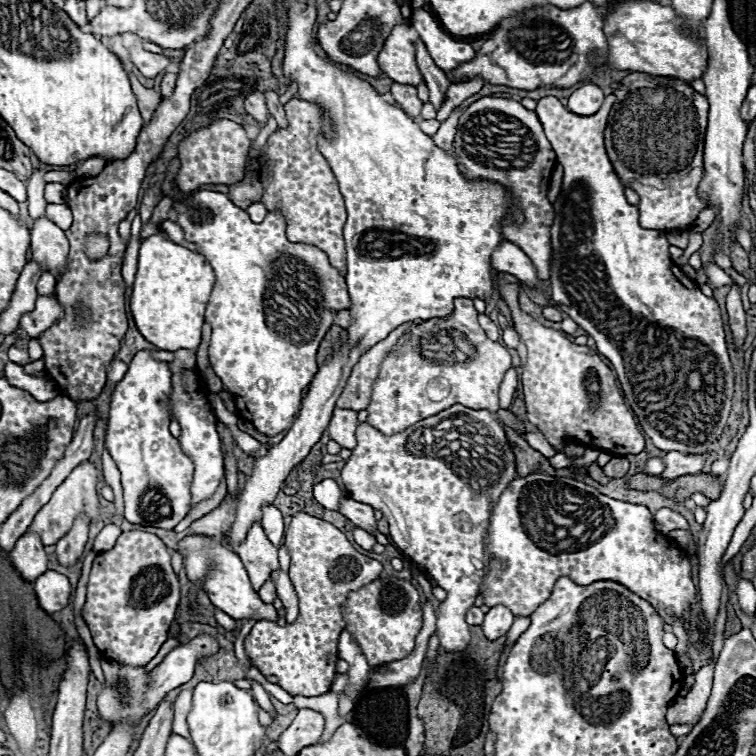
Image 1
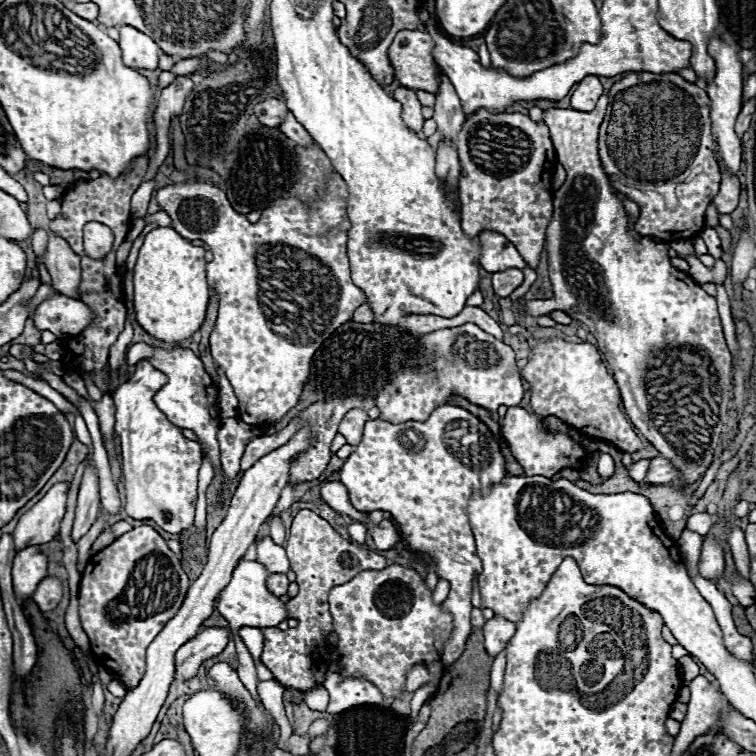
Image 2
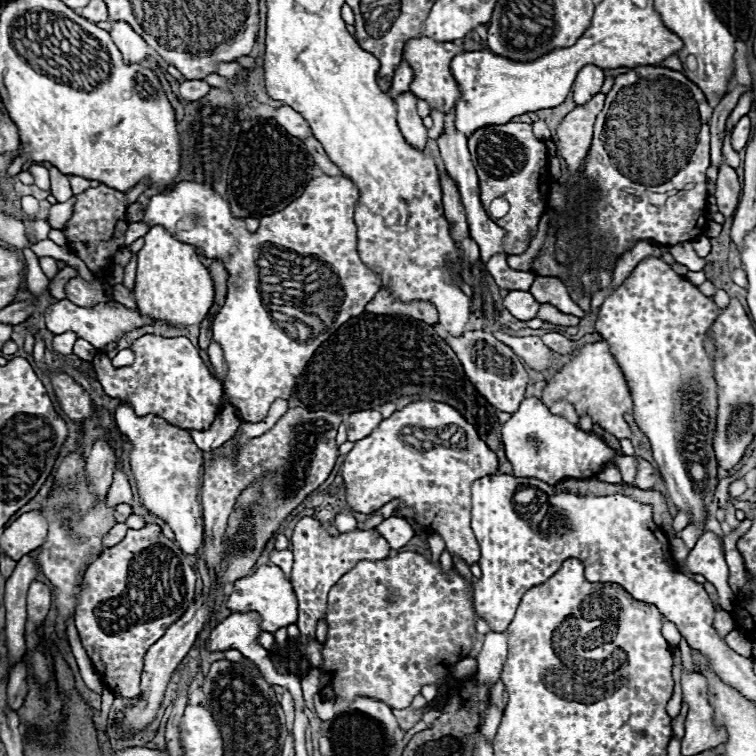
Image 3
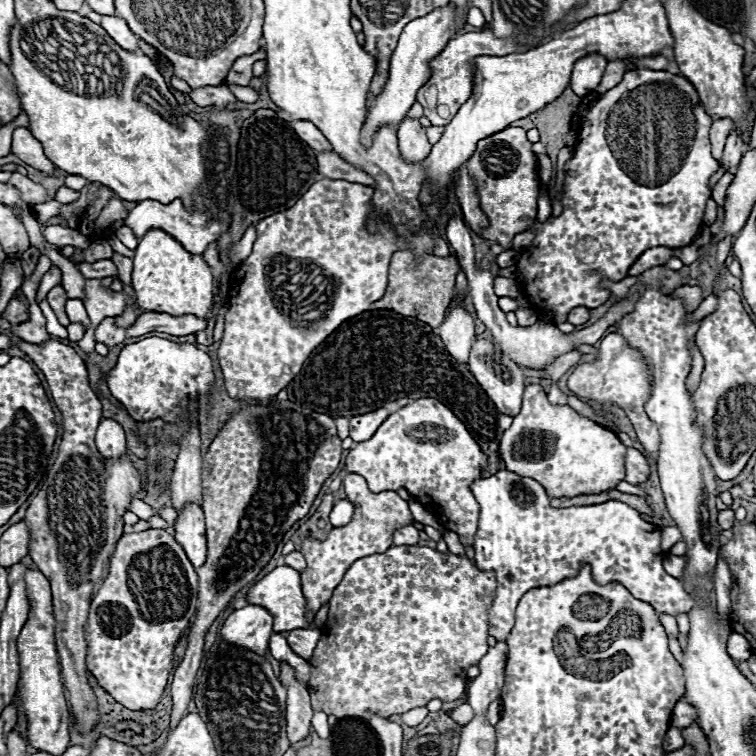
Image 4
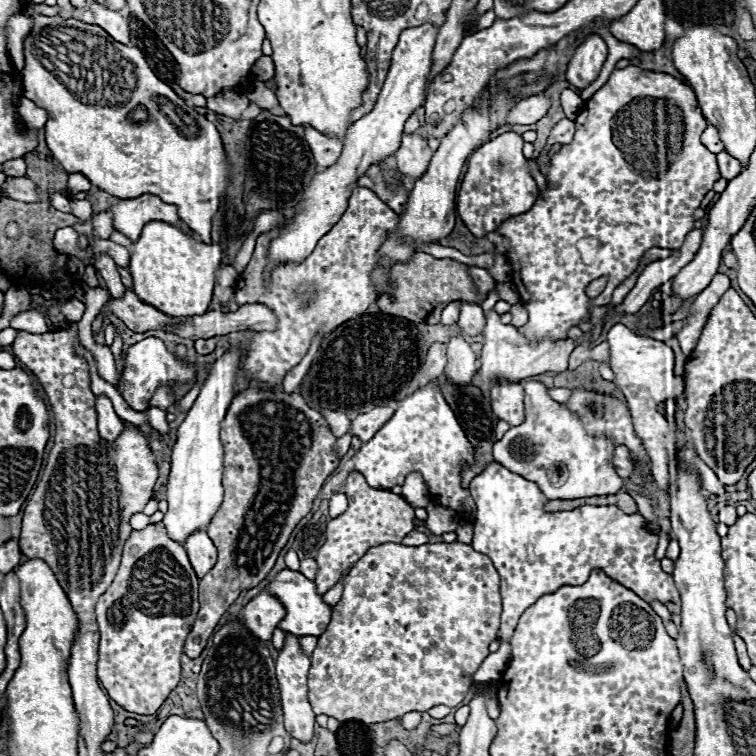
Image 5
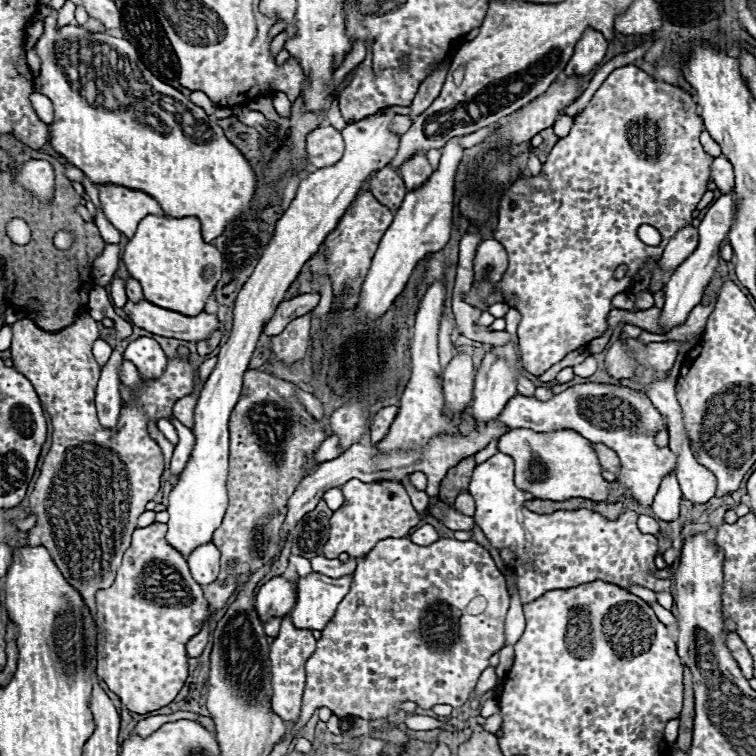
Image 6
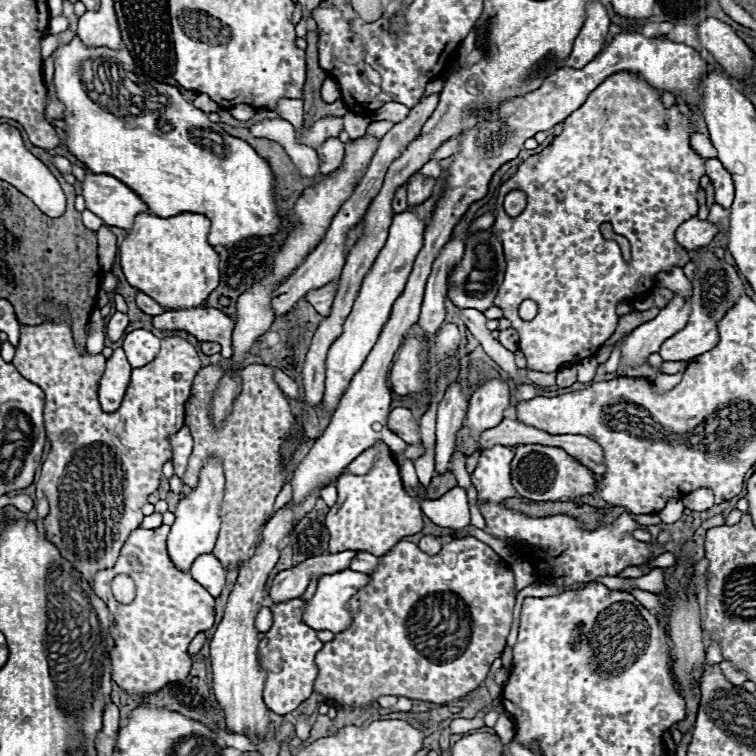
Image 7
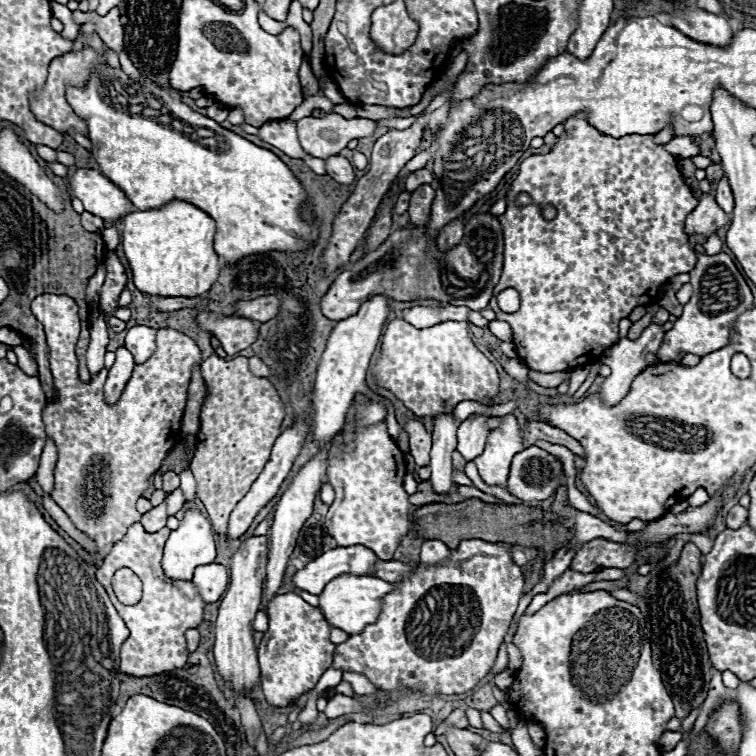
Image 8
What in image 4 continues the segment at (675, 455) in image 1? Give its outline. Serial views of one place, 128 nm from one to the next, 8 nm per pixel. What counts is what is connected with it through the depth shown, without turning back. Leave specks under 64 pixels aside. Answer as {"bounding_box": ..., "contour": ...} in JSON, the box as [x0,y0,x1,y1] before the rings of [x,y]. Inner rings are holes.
{"bounding_box":[624,448,650,484],"contour":[[[628,448],[626,450],[624,462],[626,462],[626,482],[640,484],[640,482],[648,480],[648,474],[650,474],[648,462],[636,448]]]}

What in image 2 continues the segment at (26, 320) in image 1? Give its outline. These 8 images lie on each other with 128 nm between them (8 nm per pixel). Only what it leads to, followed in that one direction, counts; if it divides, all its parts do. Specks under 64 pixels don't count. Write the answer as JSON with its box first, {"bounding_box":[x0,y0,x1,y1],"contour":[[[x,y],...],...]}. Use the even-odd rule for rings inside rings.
{"bounding_box":[32,294,96,338],"contour":[[[56,294],[36,308],[32,320],[38,330],[48,330],[58,338],[68,338],[84,332],[84,328],[96,320],[96,314],[80,300]]]}

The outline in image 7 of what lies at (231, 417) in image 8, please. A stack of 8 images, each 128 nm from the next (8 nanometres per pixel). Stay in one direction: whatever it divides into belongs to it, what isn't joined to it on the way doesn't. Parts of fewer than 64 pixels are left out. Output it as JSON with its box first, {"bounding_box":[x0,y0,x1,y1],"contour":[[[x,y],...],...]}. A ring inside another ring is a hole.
{"bounding_box":[184,364,296,568],"contour":[[[217,364],[204,366],[192,384],[190,400],[186,402],[186,426],[190,426],[194,436],[194,450],[188,460],[188,470],[184,484],[198,484],[200,468],[212,456],[218,456],[224,468],[224,496],[220,504],[222,526],[218,532],[214,556],[224,564],[224,568],[236,568],[246,562],[262,542],[264,524],[270,520],[274,500],[282,490],[286,470],[280,462],[282,442],[296,420],[290,412],[288,400],[272,378],[272,368],[264,364],[248,364],[240,370],[242,392],[234,400],[234,406],[220,428],[214,426],[210,418],[212,396],[225,370]]]}

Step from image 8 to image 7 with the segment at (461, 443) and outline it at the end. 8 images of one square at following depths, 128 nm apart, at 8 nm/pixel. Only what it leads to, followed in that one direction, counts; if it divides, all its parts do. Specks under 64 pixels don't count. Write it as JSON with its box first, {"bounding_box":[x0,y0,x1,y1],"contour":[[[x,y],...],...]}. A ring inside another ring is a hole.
{"bounding_box":[462,378,510,456],"contour":[[[488,378],[474,390],[474,394],[470,396],[468,414],[464,422],[468,434],[462,440],[462,444],[468,448],[468,456],[478,452],[480,432],[494,428],[496,424],[502,422],[504,410],[508,408],[508,400],[510,400],[510,388],[502,380]]]}

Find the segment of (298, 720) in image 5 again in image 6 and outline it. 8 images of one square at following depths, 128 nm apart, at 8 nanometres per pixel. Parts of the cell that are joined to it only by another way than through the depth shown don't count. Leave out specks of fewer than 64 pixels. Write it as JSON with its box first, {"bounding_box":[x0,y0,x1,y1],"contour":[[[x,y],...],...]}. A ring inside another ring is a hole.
{"bounding_box":[270,614,316,720],"contour":[[[286,614],[280,622],[280,632],[270,644],[270,662],[272,662],[272,708],[282,720],[298,720],[300,718],[300,706],[302,706],[302,692],[306,686],[306,660],[316,650],[316,640],[312,632],[300,630],[292,624],[292,616]]]}

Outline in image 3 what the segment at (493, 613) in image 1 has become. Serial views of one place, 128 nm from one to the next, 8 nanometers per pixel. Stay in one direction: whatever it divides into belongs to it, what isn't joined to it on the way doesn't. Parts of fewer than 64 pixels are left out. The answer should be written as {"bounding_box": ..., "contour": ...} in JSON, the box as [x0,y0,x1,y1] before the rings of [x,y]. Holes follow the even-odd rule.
{"bounding_box":[474,632,508,690],"contour":[[[488,632],[484,636],[482,650],[476,656],[476,660],[478,660],[478,672],[474,676],[476,684],[488,686],[492,690],[494,684],[500,680],[502,666],[504,666],[504,660],[508,656],[506,642],[508,642],[506,632]]]}

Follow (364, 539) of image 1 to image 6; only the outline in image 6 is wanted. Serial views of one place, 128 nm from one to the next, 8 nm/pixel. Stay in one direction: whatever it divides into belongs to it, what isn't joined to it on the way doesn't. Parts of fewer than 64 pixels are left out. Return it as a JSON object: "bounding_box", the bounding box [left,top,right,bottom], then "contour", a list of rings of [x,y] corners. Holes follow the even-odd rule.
{"bounding_box":[324,488,344,510],"contour":[[[330,488],[330,490],[324,494],[324,500],[326,500],[326,504],[328,504],[328,508],[330,508],[330,510],[340,508],[340,506],[342,506],[342,502],[344,502],[340,488]]]}

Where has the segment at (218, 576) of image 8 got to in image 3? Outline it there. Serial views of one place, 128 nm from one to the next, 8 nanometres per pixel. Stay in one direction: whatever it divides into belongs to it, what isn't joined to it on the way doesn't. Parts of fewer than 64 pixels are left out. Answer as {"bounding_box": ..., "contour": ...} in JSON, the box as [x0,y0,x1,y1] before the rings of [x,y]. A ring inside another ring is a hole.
{"bounding_box":[114,402,204,556],"contour":[[[122,402],[116,408],[114,416],[120,432],[128,436],[132,442],[130,464],[132,464],[132,472],[138,484],[142,504],[152,514],[160,516],[164,522],[172,526],[176,542],[184,554],[196,556],[198,550],[202,548],[202,532],[204,532],[202,510],[196,500],[202,452],[192,442],[188,430],[176,428],[154,414],[136,416],[130,404],[126,402]]]}

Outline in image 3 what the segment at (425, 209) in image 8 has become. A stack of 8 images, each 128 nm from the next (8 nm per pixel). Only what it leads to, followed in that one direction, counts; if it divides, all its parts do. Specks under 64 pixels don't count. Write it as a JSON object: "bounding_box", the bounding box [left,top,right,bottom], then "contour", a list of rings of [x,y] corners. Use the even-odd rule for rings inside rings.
{"bounding_box":[396,92,428,150],"contour":[[[410,92],[396,96],[398,126],[400,126],[402,136],[408,140],[408,144],[424,150],[428,138],[426,138],[426,128],[422,124],[422,118],[416,114],[416,102],[418,102],[418,98],[412,96]]]}

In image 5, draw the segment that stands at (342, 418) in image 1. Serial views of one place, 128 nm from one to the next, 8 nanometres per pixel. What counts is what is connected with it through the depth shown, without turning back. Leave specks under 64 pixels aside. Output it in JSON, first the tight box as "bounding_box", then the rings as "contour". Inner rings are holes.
{"bounding_box":[352,406,392,442],"contour":[[[378,406],[366,414],[360,414],[352,420],[352,434],[358,436],[362,442],[372,440],[372,436],[390,420],[392,416],[392,408],[388,406]]]}

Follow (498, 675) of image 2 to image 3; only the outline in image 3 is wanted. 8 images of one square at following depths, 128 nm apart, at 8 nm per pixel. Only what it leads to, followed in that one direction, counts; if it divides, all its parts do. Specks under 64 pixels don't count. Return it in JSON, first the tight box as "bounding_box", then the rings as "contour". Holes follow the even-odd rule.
{"bounding_box":[490,682,508,710],"contour":[[[496,682],[496,686],[492,688],[492,694],[490,694],[490,700],[498,706],[498,710],[504,710],[504,706],[508,702],[508,692],[502,682]]]}

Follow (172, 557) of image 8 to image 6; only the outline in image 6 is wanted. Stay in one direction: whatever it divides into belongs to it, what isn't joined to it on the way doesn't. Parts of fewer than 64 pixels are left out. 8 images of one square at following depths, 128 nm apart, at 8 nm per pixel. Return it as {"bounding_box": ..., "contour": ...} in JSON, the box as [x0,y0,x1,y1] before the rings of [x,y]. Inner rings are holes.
{"bounding_box":[166,108,398,558],"contour":[[[390,108],[372,114],[360,122],[348,124],[342,130],[344,136],[344,158],[334,166],[320,168],[308,174],[296,192],[296,198],[290,202],[288,210],[276,222],[276,232],[270,244],[264,248],[262,258],[258,260],[256,270],[248,282],[238,292],[234,304],[234,322],[228,336],[228,342],[220,348],[218,364],[210,378],[206,380],[200,400],[194,410],[194,436],[196,446],[192,456],[178,476],[178,484],[168,496],[168,520],[166,541],[172,544],[184,558],[192,554],[194,548],[212,540],[212,532],[222,524],[226,514],[228,496],[226,496],[226,476],[228,476],[228,418],[242,392],[242,376],[248,370],[252,352],[268,322],[268,316],[276,312],[278,304],[284,300],[288,286],[300,274],[302,266],[318,252],[320,244],[332,232],[346,212],[346,208],[356,198],[362,182],[376,168],[384,168],[396,154],[398,136],[388,130],[394,112]]]}

